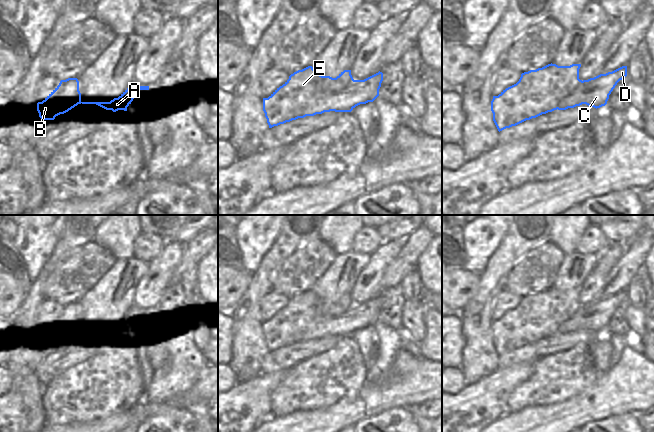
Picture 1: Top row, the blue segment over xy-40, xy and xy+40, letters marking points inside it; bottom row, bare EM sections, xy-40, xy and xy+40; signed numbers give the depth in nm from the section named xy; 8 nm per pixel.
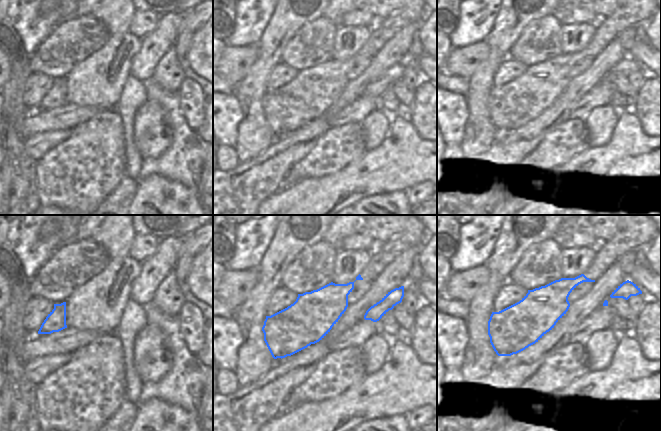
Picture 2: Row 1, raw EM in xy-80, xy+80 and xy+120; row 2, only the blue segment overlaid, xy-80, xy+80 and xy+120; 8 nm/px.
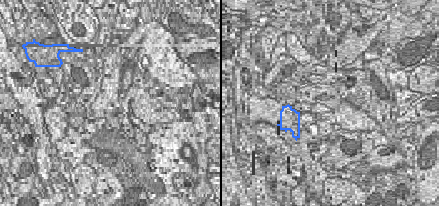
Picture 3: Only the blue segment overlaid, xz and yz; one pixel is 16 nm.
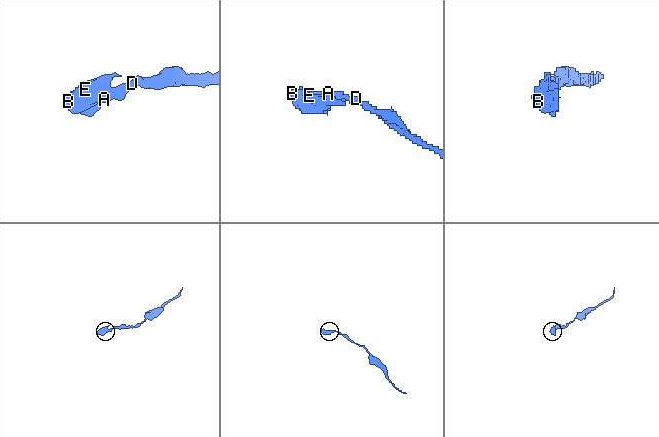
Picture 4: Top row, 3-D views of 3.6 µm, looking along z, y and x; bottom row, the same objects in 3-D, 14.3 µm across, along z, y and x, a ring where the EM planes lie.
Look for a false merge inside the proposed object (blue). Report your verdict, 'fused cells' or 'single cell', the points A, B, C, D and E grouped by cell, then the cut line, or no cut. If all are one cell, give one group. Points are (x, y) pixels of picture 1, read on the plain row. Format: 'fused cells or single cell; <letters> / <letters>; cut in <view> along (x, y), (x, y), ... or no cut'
fused cells; A C D / B E; cut in xy along (355, 304), (341, 315), (323, 317), (318, 324)

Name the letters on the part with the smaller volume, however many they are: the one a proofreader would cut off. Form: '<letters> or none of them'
B, E

